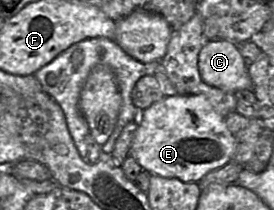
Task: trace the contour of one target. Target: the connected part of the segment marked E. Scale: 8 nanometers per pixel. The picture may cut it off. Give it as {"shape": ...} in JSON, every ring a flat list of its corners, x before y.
{"shape":[[175,94,164,96,141,111,141,121,129,149,132,156,151,174,175,177,183,182,199,182,208,172,232,161,236,142,229,131,225,117,218,113,204,95]]}

